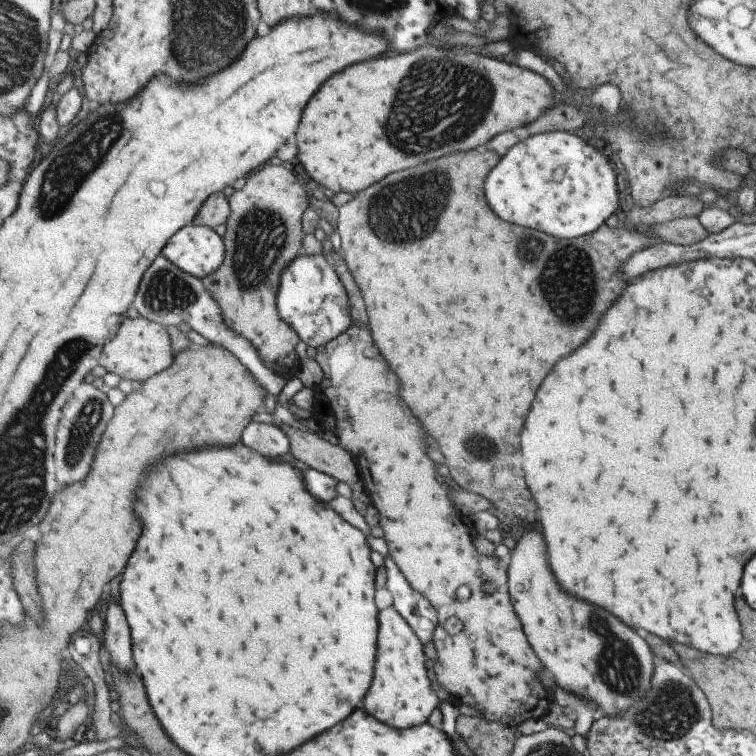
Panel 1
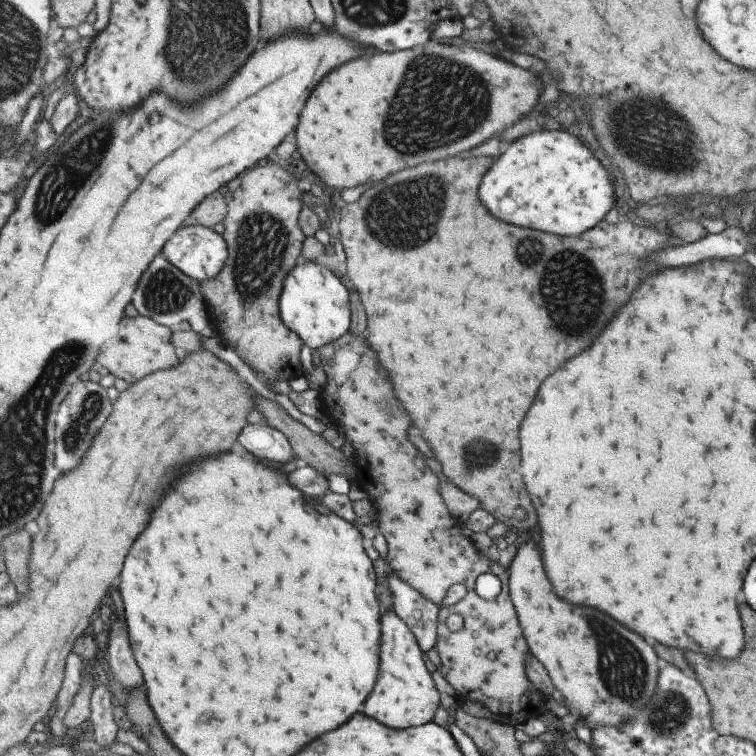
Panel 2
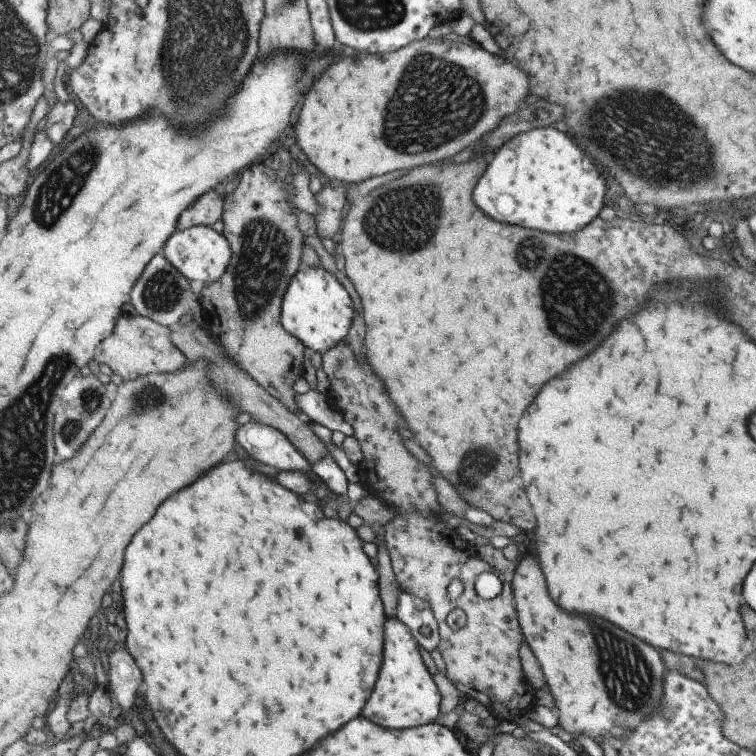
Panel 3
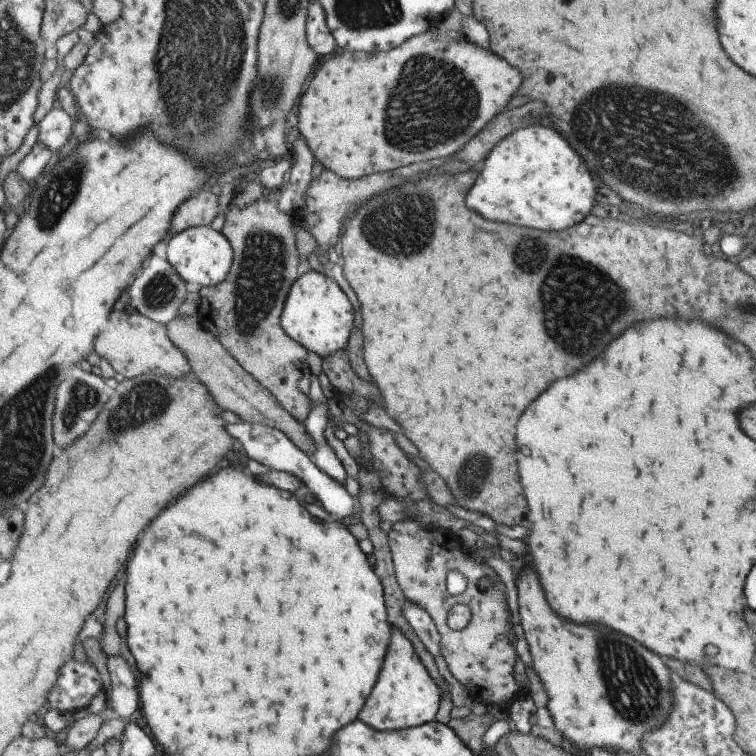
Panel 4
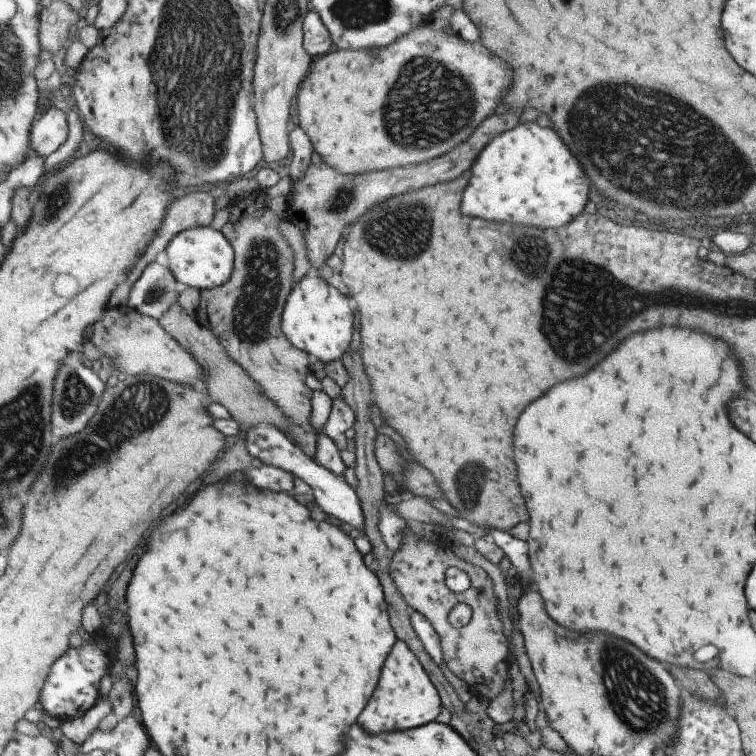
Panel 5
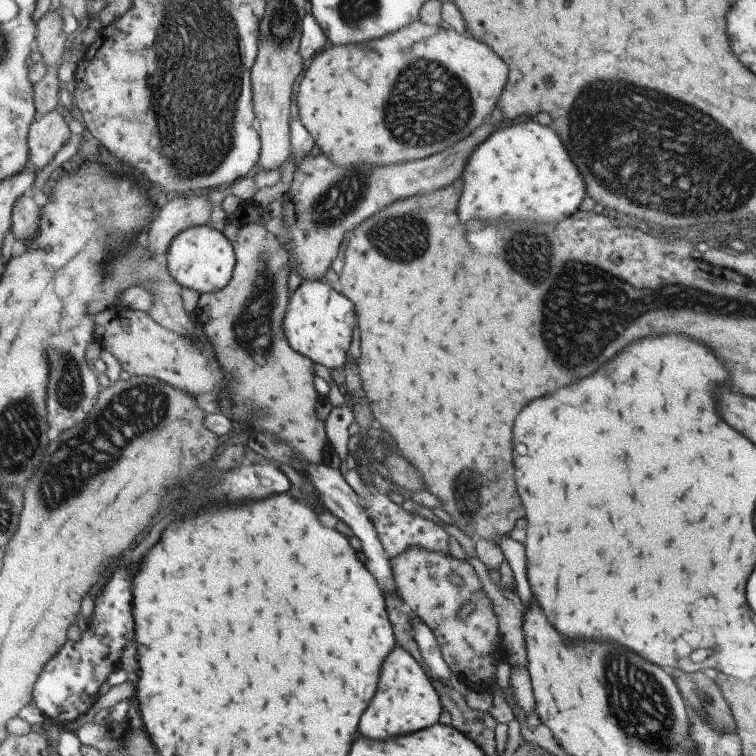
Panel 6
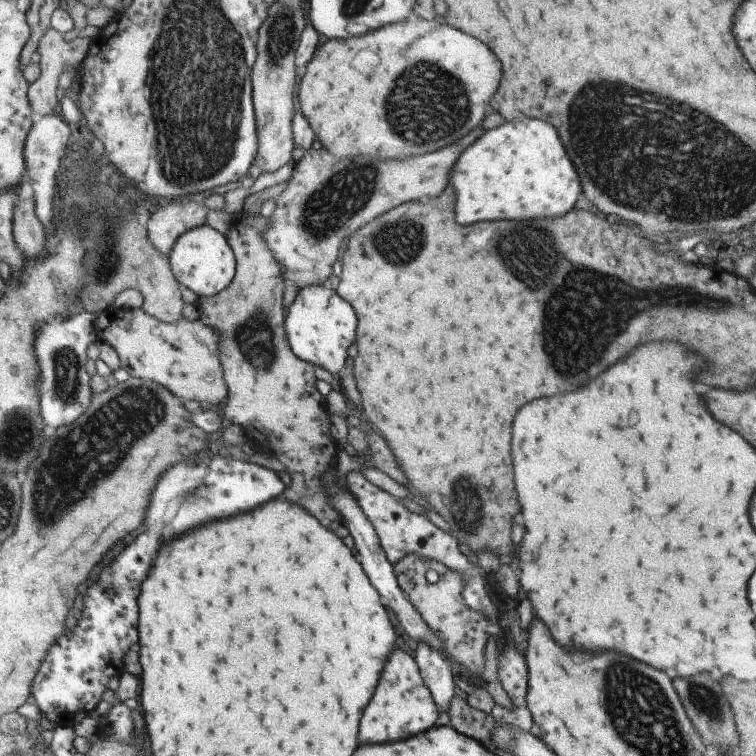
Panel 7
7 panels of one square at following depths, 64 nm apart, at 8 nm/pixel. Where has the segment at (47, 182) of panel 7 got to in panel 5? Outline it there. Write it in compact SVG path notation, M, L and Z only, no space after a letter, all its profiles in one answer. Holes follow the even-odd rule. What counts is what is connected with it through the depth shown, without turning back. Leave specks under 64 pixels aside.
M61 104L53 106L36 120L35 128L32 128L30 135L34 152L43 158L59 150L67 142L67 136L69 136L67 113Z

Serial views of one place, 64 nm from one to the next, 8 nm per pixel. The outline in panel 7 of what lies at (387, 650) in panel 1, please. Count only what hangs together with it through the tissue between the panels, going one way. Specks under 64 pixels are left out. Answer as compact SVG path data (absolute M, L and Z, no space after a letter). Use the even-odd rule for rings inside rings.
M401 649L395 650L390 658L391 664L387 664L387 668L383 670L383 680L379 682L373 700L363 714L359 734L361 744L387 744L407 740L411 736L429 731L439 720L441 709L435 702L431 688L427 688L427 682L423 680L416 658Z

